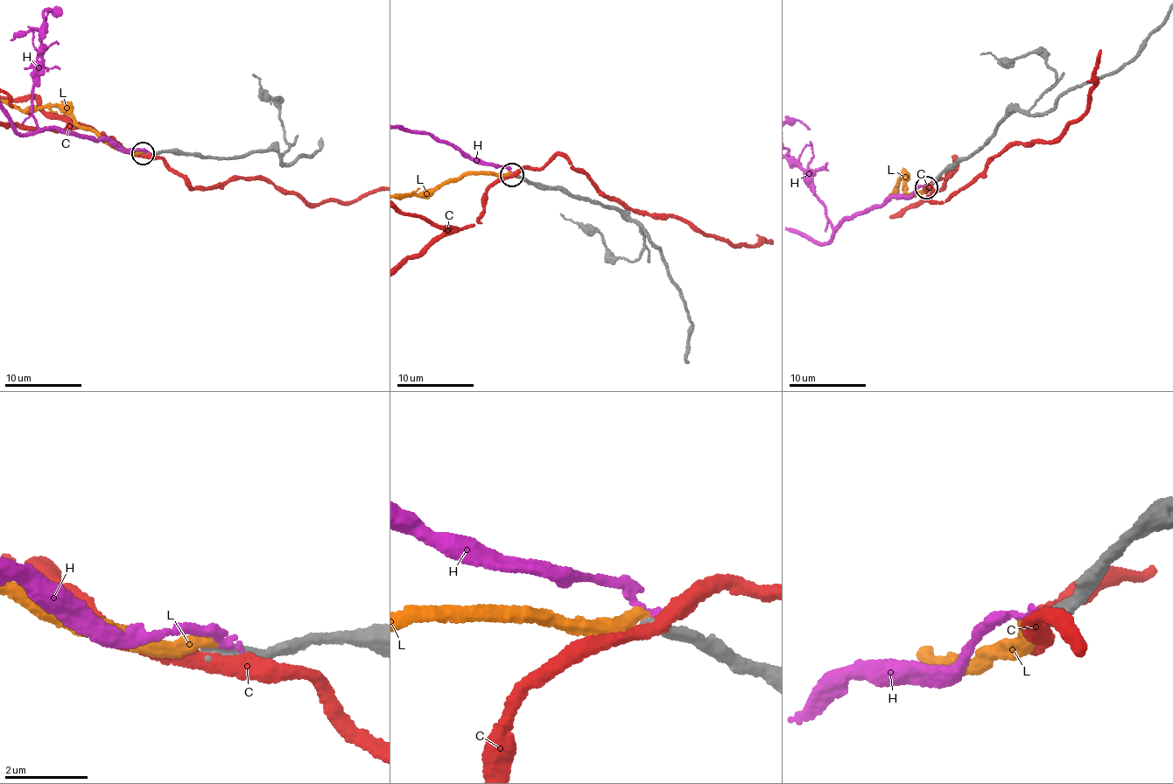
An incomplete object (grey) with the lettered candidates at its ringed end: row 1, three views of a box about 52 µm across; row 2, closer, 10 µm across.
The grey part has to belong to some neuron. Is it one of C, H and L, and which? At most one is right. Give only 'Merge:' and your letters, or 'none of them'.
Merge: none of them

